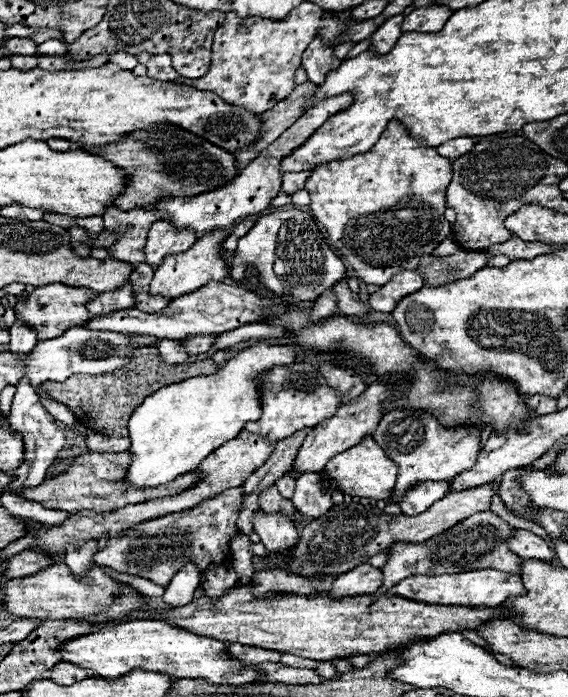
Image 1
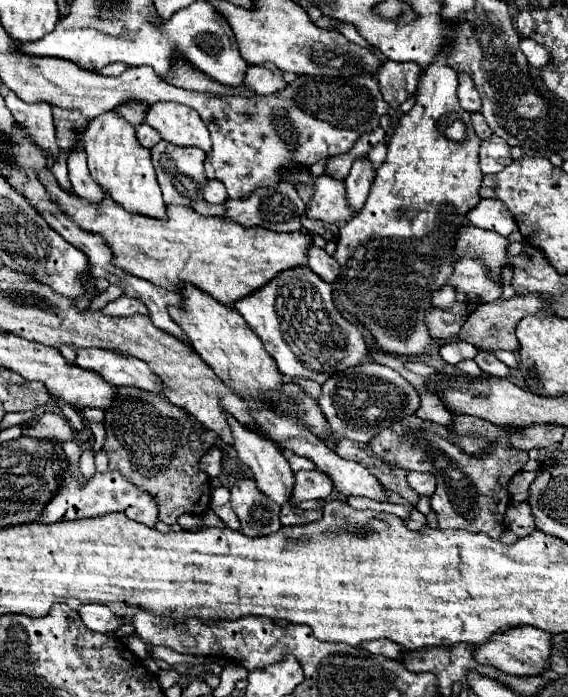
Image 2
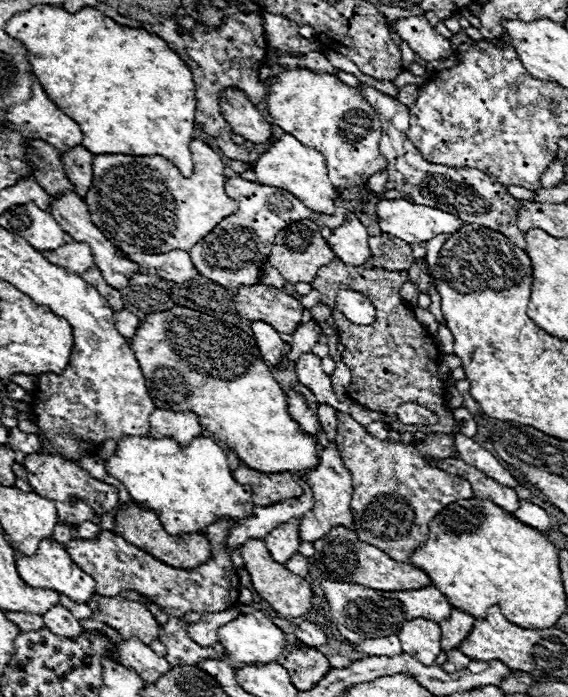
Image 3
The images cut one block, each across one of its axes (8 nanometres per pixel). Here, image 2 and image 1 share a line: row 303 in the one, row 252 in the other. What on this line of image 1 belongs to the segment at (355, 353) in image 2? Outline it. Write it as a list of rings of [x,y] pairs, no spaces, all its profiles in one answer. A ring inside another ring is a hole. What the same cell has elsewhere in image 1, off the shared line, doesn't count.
[[[274,210],[272,214],[260,216],[246,236],[240,238],[236,248],[236,264],[232,280],[240,282],[240,264],[252,264],[258,270],[260,282],[276,294],[290,296],[296,302],[316,300],[322,292],[332,288],[346,276],[346,266],[324,242],[314,218],[302,210]]]

